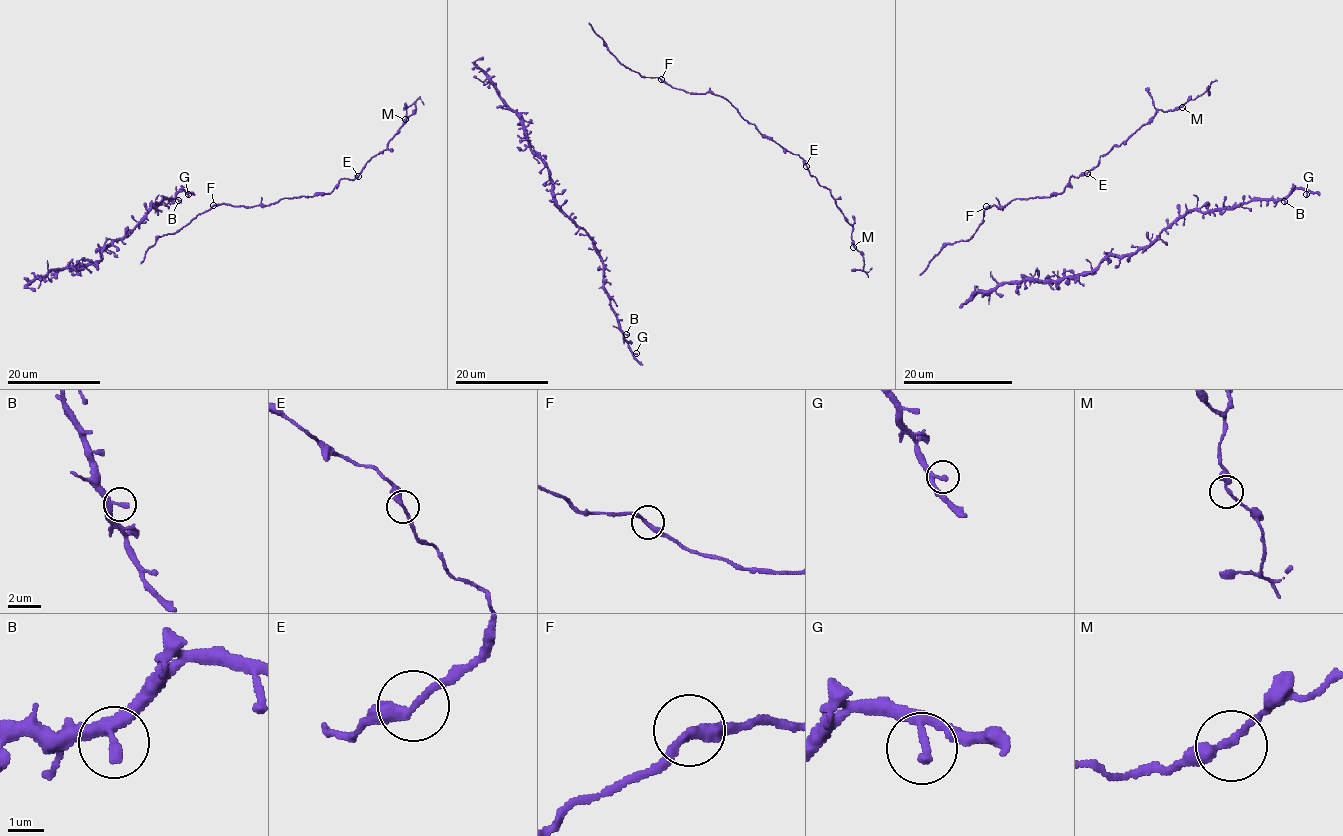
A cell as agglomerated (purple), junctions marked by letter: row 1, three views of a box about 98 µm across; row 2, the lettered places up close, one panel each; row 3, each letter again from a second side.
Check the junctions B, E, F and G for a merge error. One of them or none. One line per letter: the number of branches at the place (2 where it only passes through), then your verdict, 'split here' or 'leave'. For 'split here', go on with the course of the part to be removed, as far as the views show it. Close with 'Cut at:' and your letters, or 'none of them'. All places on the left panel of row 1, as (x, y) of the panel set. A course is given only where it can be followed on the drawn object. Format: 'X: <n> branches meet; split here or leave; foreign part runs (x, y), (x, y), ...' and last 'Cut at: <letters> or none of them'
B: 2 branches meet; leave
E: 2 branches meet; split here; foreign part runs (358, 175), (363, 166), (388, 146), (404, 122), (416, 112), (416, 102), (420, 98), (424, 104)
F: 2 branches meet; leave
G: 2 branches meet; leave
Cut at: E

